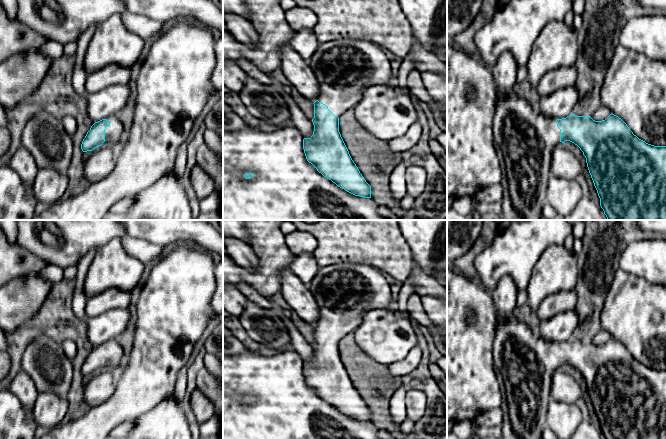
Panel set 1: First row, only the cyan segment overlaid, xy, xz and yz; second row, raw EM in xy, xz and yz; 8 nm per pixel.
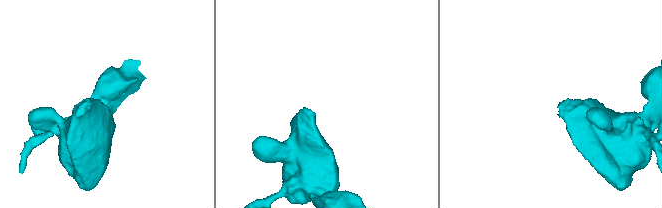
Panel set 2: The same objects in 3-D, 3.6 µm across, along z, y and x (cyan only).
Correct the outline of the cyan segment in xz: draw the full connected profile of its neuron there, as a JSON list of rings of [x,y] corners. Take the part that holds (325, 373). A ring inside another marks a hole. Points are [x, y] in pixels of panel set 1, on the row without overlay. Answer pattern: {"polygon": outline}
{"polygon": [[[340,263],[328,267],[319,268],[318,273],[307,285],[319,305],[319,319],[314,328],[313,359],[303,363],[303,373],[306,383],[319,397],[331,404],[338,411],[360,421],[371,422],[371,410],[366,406],[358,391],[352,384],[349,375],[339,356],[339,341],[361,324],[364,314],[373,309],[387,308],[392,305],[393,298],[391,286],[383,275],[383,272],[369,264]]]}

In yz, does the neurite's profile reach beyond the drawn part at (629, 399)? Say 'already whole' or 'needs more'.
needs more

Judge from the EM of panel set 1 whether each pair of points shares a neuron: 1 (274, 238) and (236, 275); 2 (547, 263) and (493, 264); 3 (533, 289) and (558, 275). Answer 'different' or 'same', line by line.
1: same
2: different
3: same

